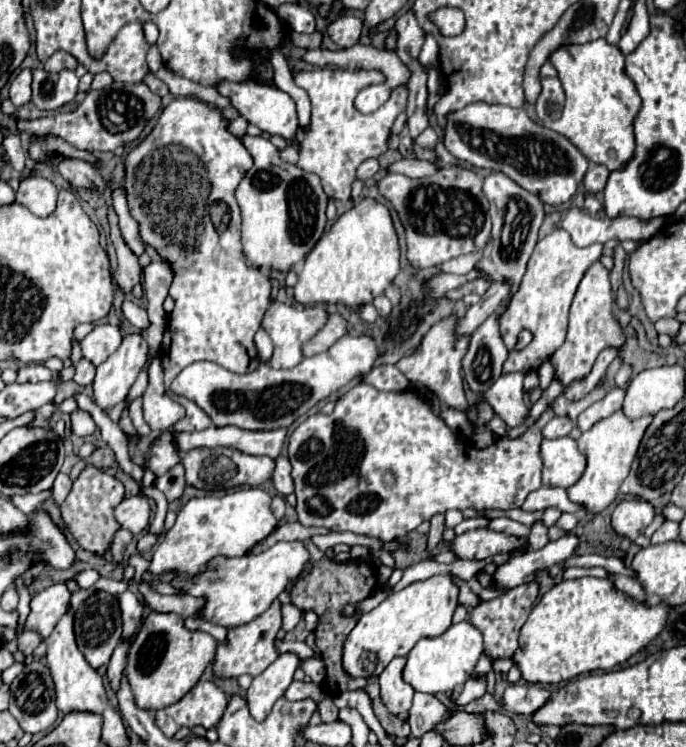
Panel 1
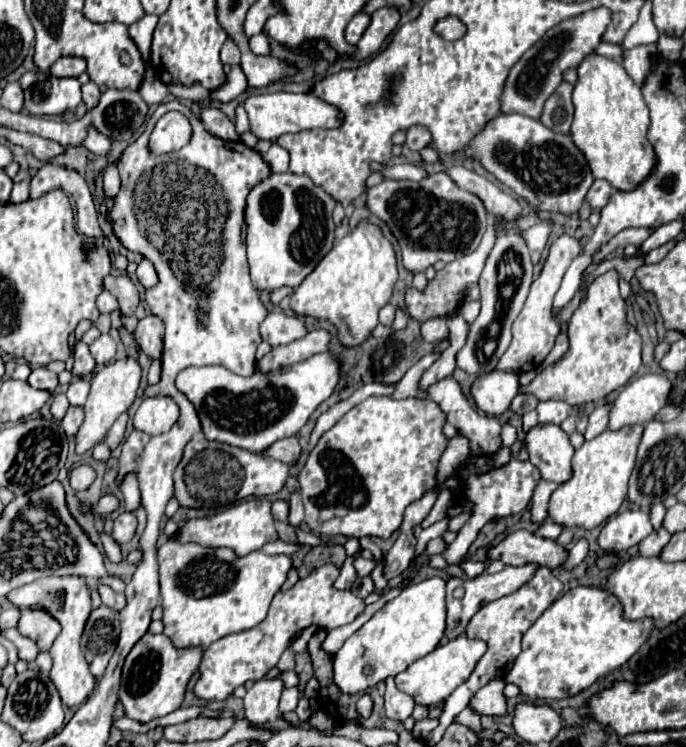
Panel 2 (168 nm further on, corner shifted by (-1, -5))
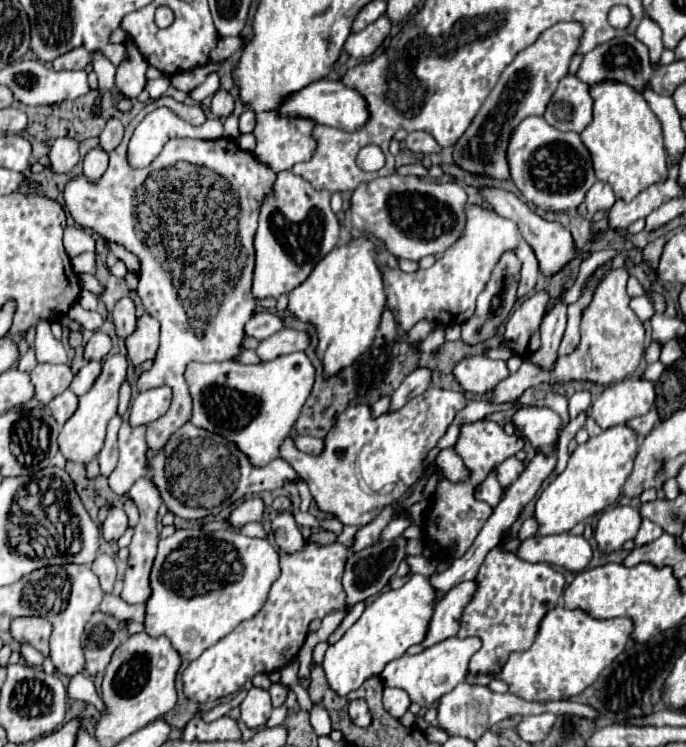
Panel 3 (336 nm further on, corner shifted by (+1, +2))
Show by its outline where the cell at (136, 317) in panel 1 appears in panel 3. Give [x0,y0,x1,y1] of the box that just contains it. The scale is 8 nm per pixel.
[79,273,103,295]

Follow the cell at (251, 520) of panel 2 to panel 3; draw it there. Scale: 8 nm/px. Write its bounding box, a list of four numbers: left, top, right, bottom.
[229,497,263,533]

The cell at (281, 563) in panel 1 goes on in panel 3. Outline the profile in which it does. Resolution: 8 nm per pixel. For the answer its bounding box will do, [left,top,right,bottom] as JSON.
[145,529,279,661]

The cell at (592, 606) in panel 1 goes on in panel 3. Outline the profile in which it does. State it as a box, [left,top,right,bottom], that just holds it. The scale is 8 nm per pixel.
[497,605,633,701]

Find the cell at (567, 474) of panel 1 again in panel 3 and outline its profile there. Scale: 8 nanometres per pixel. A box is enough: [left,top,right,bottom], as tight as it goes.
[511,405,561,453]

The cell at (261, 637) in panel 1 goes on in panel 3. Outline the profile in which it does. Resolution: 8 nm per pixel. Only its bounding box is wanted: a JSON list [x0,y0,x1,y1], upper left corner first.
[185,541,347,703]

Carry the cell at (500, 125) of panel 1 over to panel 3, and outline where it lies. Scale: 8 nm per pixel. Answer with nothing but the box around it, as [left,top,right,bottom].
[507,117,597,211]

